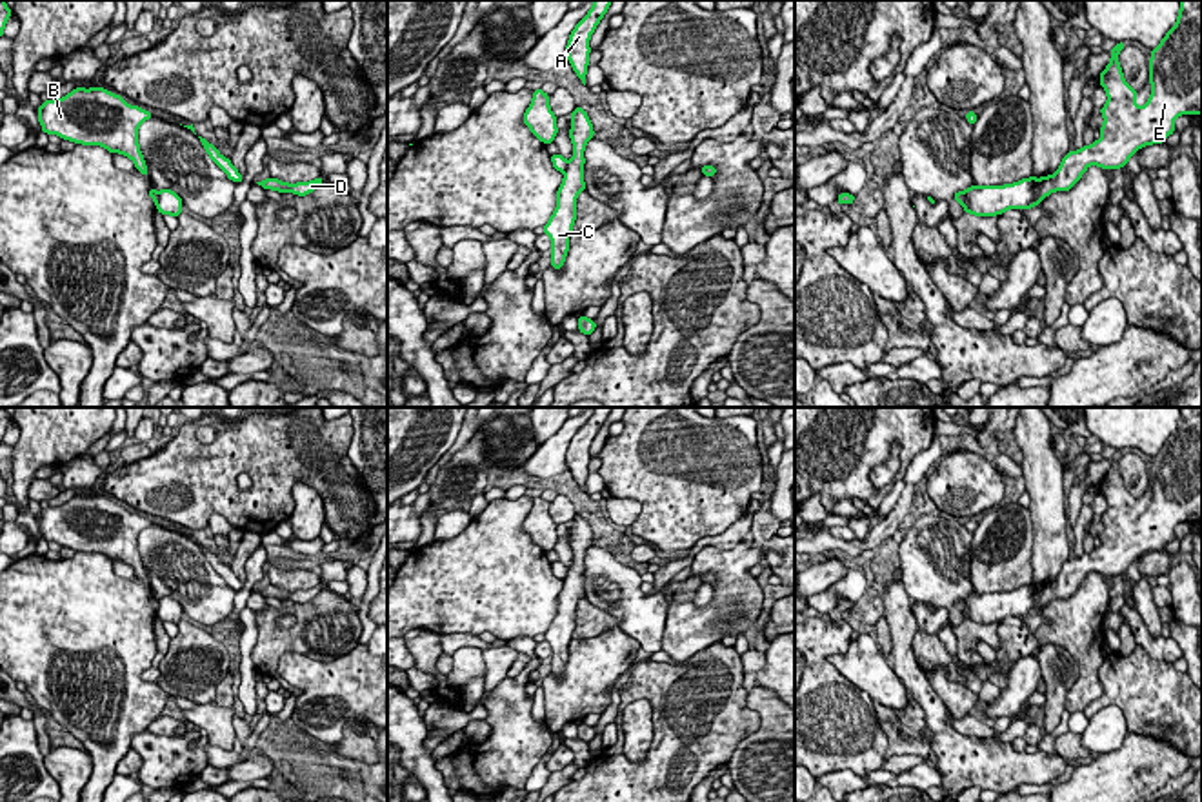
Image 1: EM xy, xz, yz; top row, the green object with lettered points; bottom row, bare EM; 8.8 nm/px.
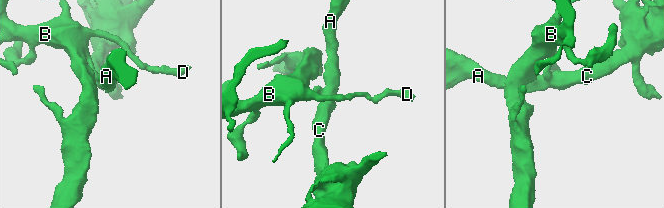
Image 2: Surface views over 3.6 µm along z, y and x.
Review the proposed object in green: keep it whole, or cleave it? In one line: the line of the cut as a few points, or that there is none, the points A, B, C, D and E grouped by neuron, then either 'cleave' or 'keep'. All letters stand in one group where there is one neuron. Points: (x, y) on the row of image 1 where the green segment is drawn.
cut in xz along (568, 162), (562, 171); A C E / B D; cleave

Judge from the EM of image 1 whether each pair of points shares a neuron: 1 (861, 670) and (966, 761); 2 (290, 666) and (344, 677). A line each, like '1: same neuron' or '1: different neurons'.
1: different neurons
2: same neuron

